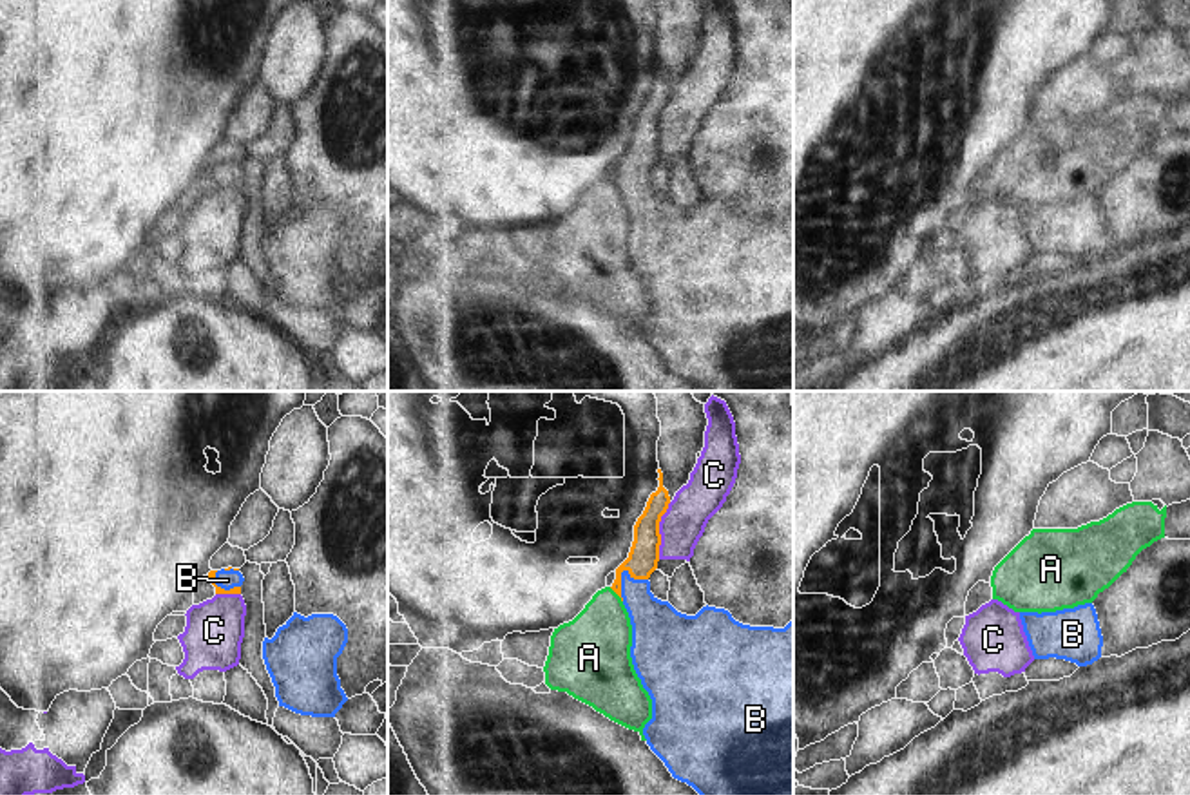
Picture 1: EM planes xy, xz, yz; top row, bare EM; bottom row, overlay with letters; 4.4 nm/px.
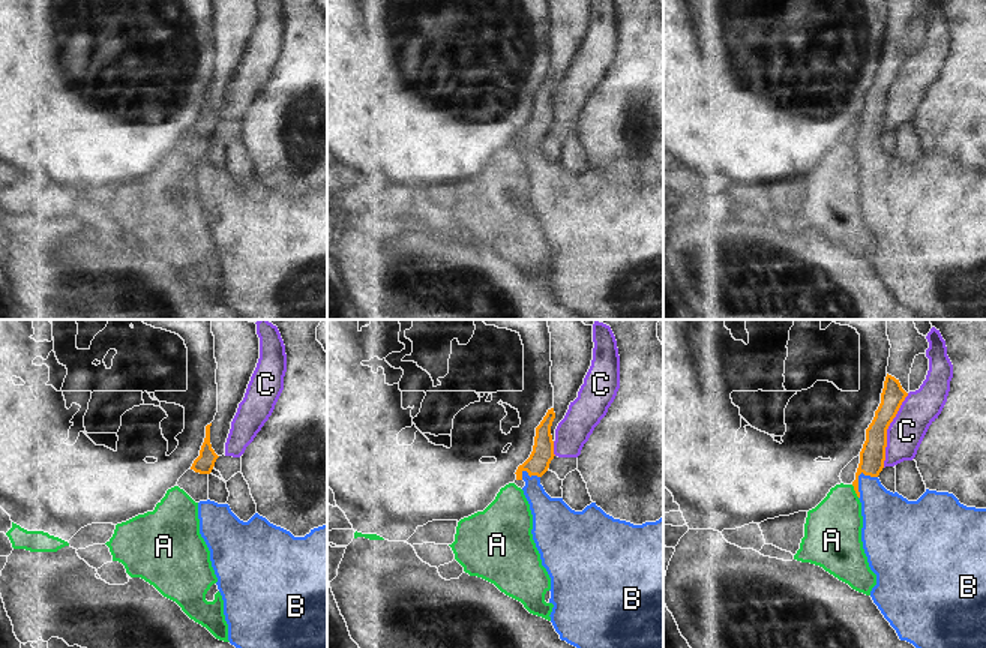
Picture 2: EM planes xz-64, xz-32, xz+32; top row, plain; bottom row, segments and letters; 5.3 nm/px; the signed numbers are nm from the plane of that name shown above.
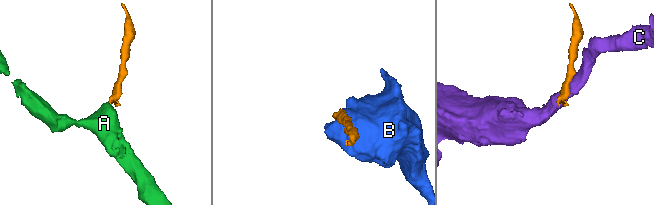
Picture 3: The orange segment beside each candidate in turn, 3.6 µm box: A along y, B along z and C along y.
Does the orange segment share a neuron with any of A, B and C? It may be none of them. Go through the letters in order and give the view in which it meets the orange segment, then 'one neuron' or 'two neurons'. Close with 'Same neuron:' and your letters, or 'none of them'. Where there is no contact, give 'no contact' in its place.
A: contact in xz; two neurons
B: contact in xz; one neuron
C: contact in xz; two neurons
Same neuron: B

